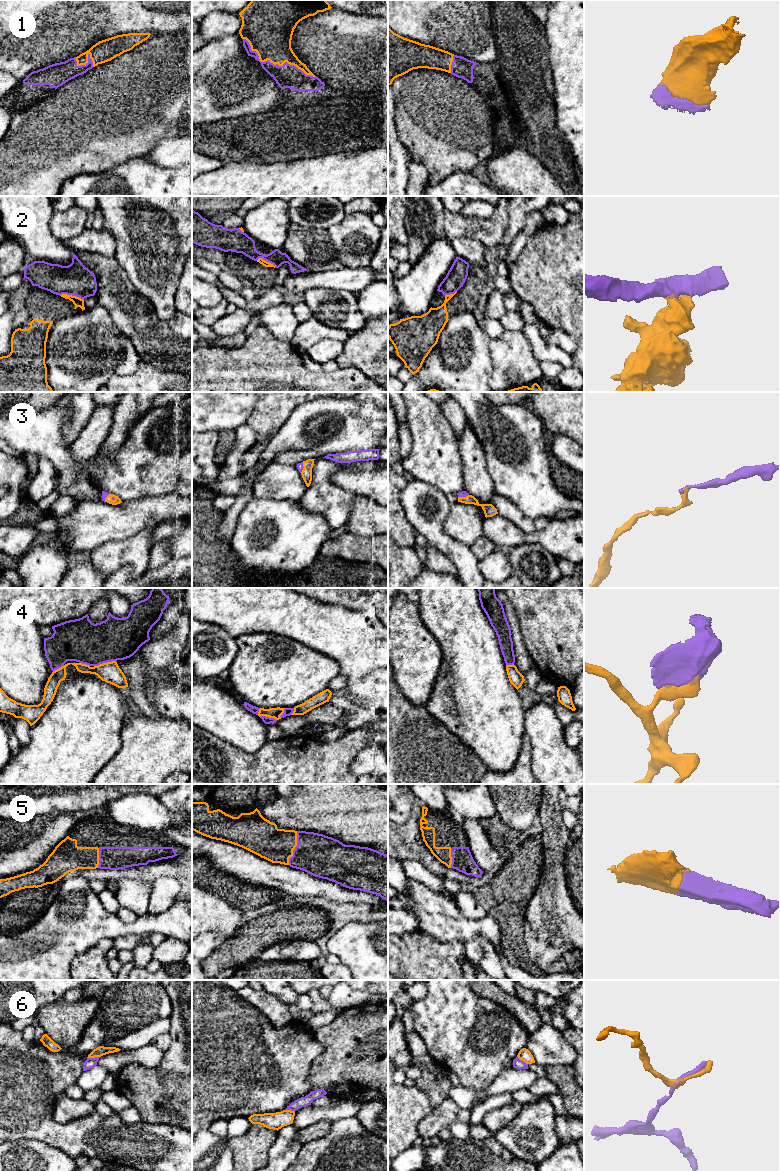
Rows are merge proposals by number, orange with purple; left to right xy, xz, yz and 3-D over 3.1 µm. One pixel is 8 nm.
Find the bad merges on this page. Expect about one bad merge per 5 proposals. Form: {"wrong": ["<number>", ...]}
{"wrong": ["6"]}

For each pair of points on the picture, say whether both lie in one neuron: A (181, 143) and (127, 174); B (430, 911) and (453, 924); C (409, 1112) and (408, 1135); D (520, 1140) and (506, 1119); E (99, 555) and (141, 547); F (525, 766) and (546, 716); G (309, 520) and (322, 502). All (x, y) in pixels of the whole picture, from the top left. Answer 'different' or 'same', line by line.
A: different
B: same
C: same
D: different
E: same
F: different
G: different

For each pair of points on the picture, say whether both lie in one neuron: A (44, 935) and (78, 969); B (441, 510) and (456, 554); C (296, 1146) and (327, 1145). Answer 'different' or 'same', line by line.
A: different
B: same
C: different

